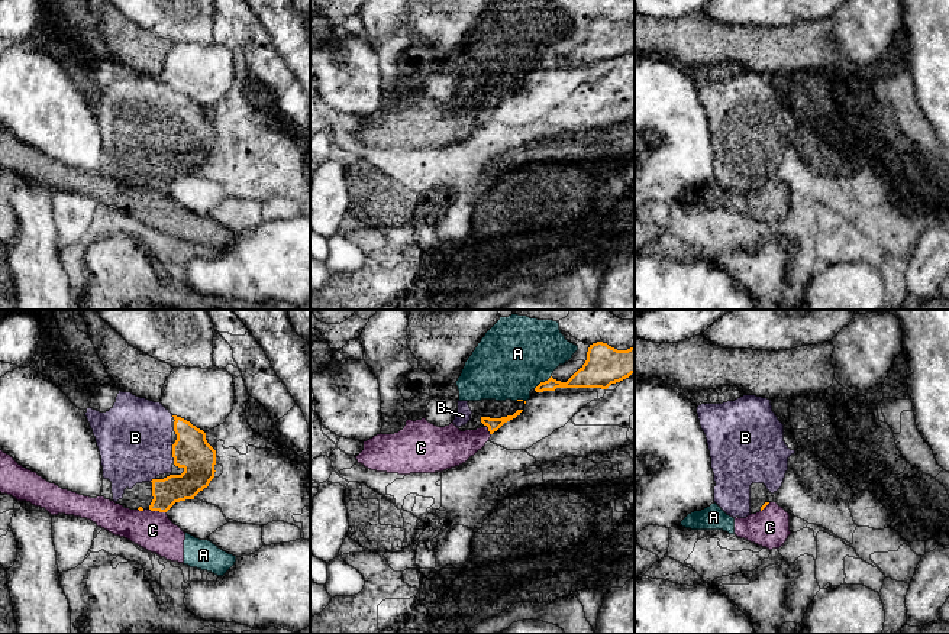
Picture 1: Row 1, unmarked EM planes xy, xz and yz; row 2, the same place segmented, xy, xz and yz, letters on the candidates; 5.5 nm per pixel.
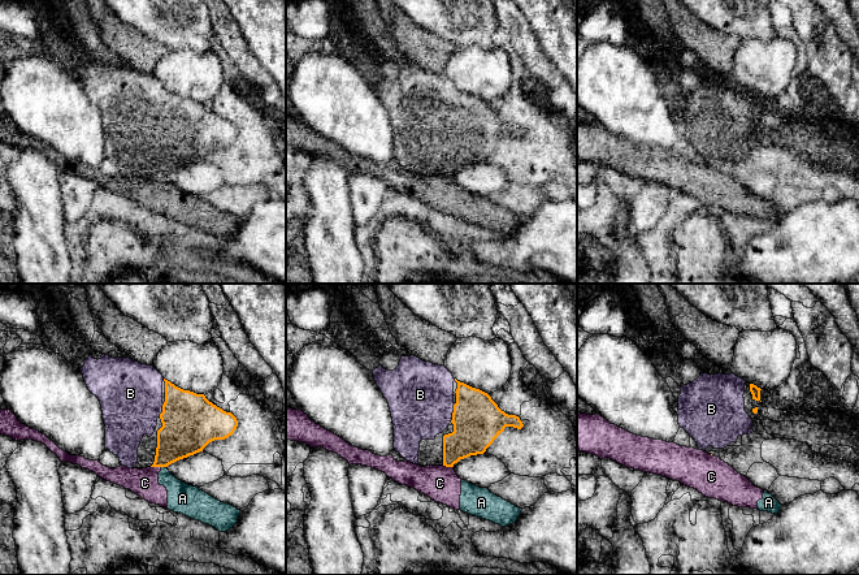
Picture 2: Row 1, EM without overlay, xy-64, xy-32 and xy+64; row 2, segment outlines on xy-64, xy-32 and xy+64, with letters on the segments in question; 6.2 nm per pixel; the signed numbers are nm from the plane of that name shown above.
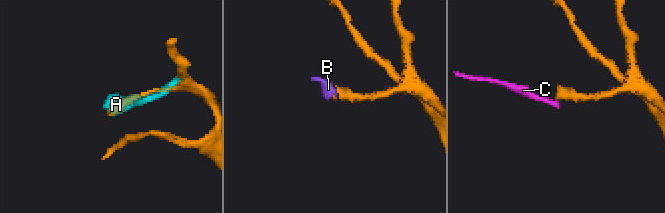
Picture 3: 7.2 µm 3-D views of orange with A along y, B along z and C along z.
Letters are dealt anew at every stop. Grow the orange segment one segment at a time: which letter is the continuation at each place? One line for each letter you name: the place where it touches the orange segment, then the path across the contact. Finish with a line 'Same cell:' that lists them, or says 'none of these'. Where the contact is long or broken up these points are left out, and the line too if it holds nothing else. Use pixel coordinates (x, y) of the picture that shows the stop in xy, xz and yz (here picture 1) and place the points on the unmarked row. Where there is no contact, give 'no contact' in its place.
B: contact xy (173, 129)
Same cell: B

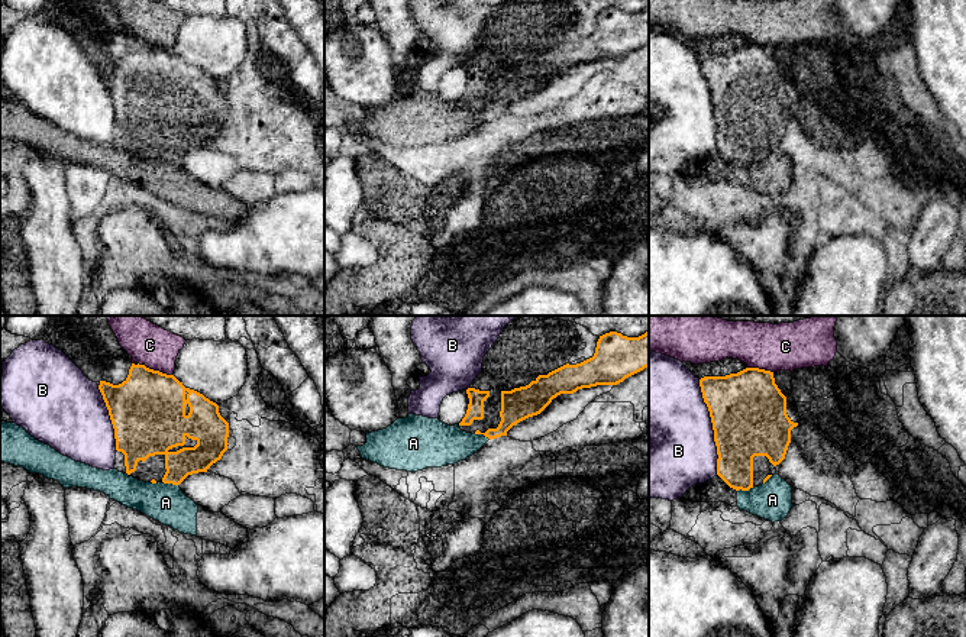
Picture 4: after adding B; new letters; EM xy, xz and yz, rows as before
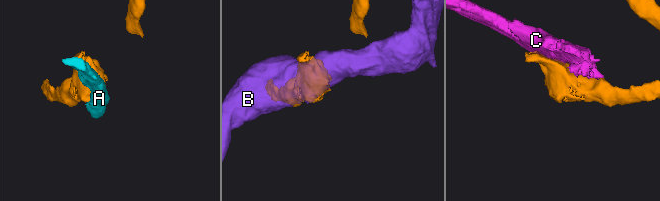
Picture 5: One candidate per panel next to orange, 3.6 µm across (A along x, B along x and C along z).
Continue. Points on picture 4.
Same cell: none of these

